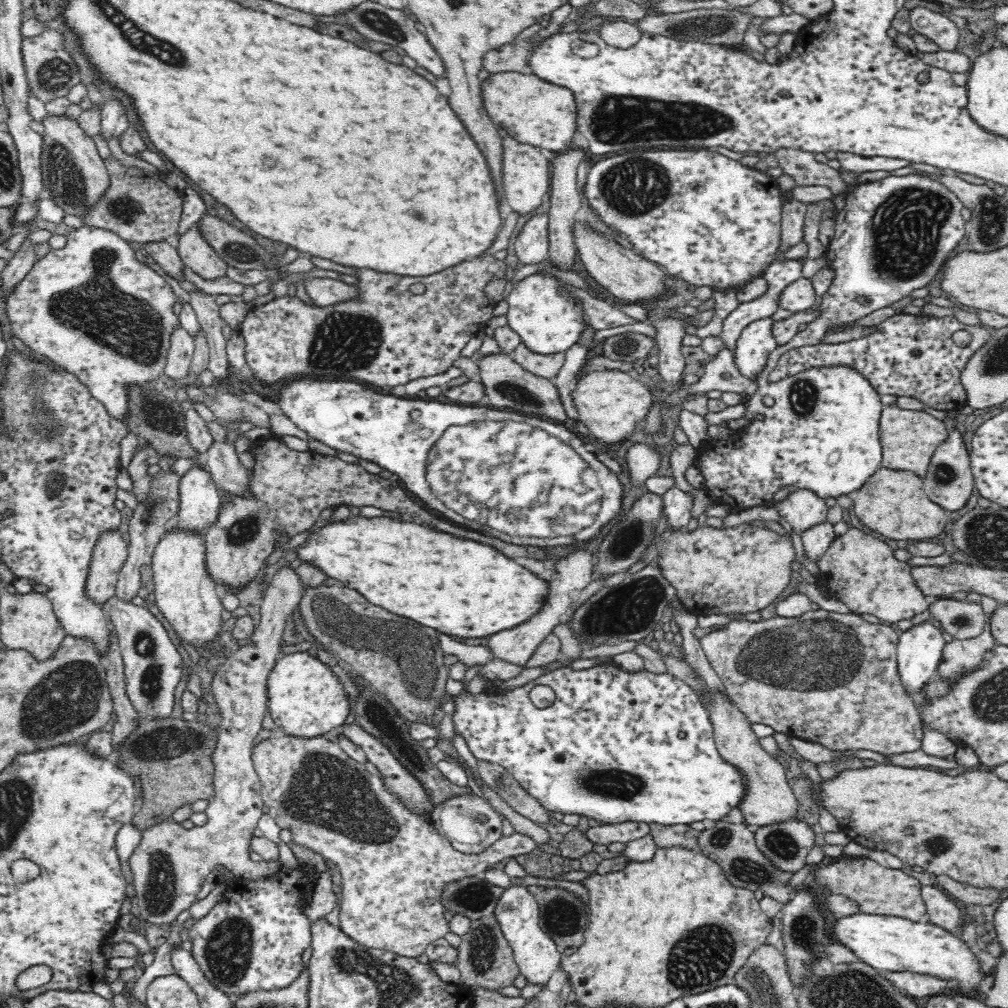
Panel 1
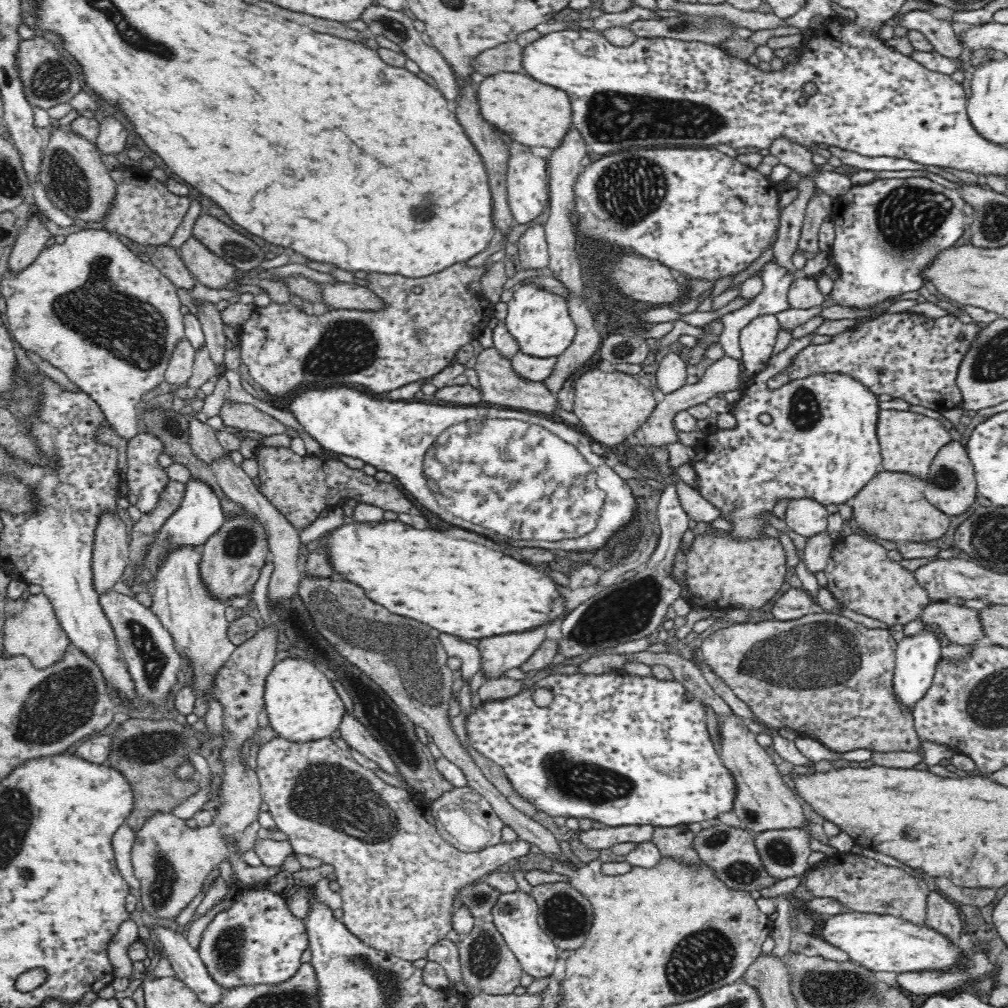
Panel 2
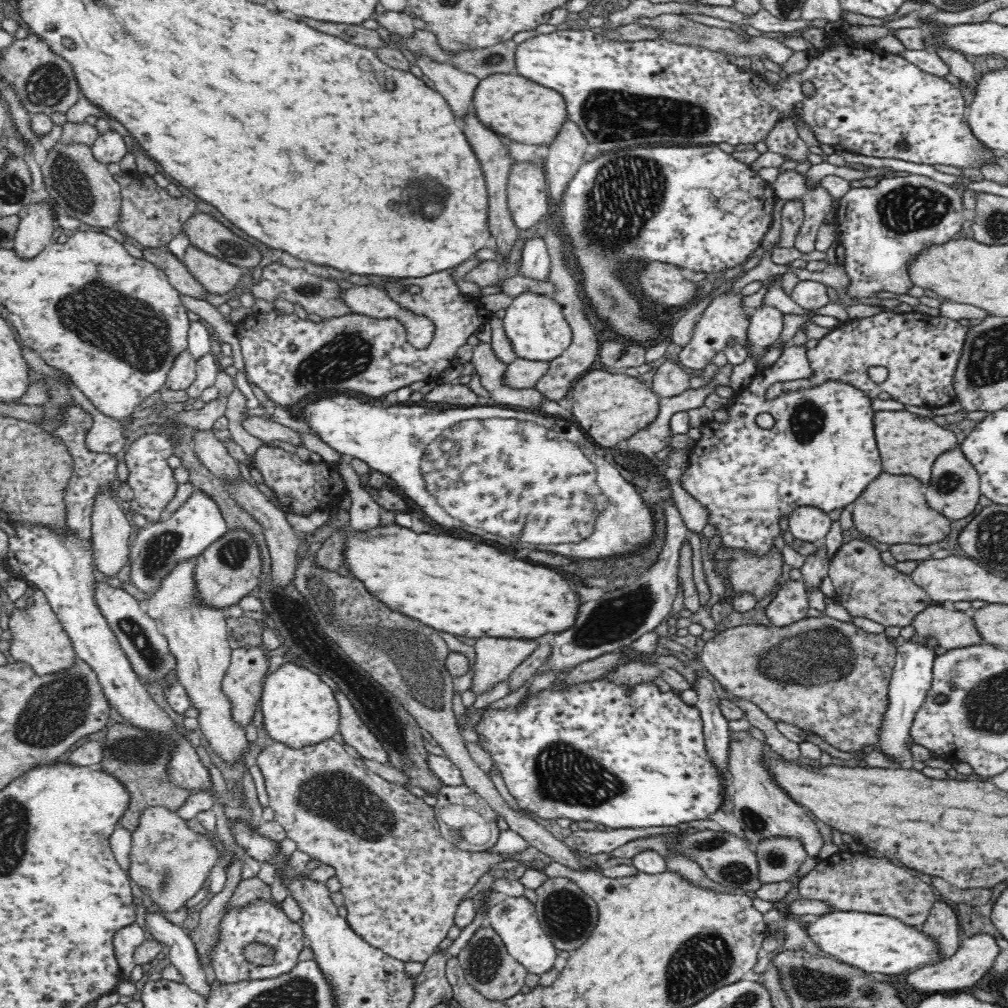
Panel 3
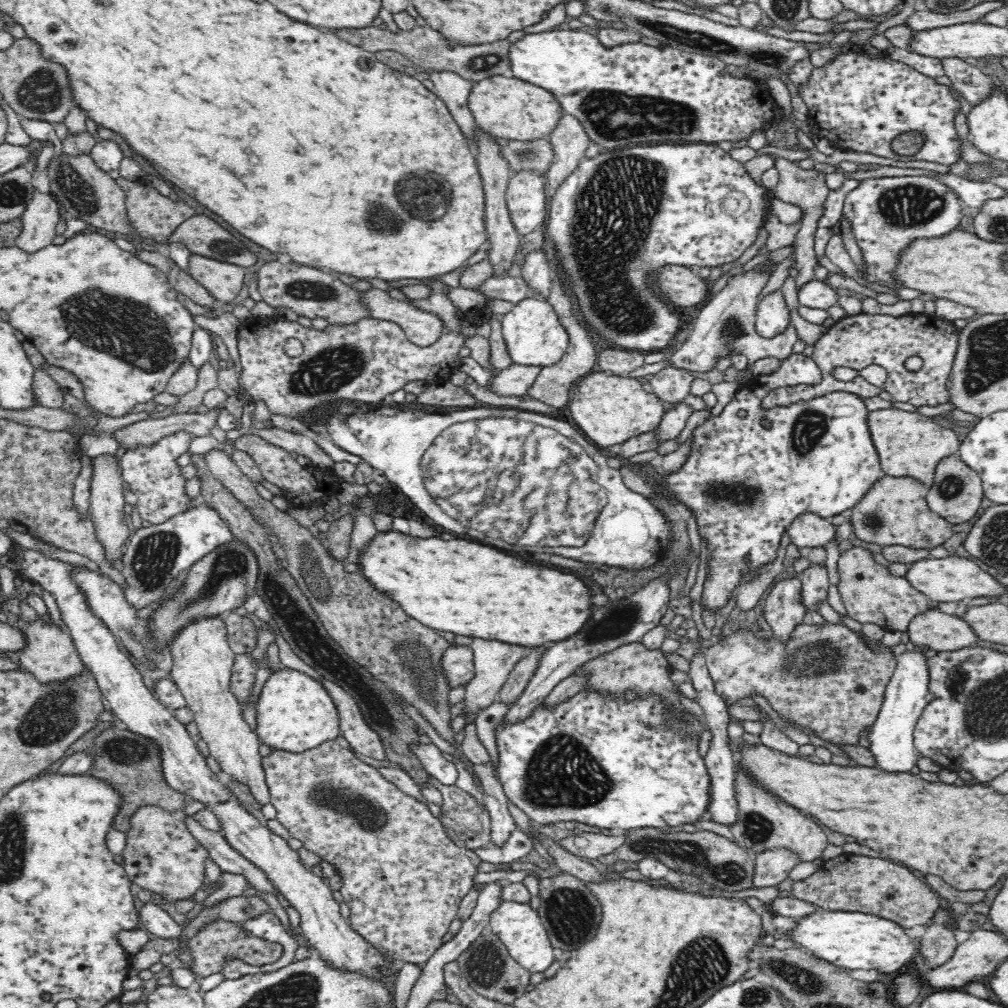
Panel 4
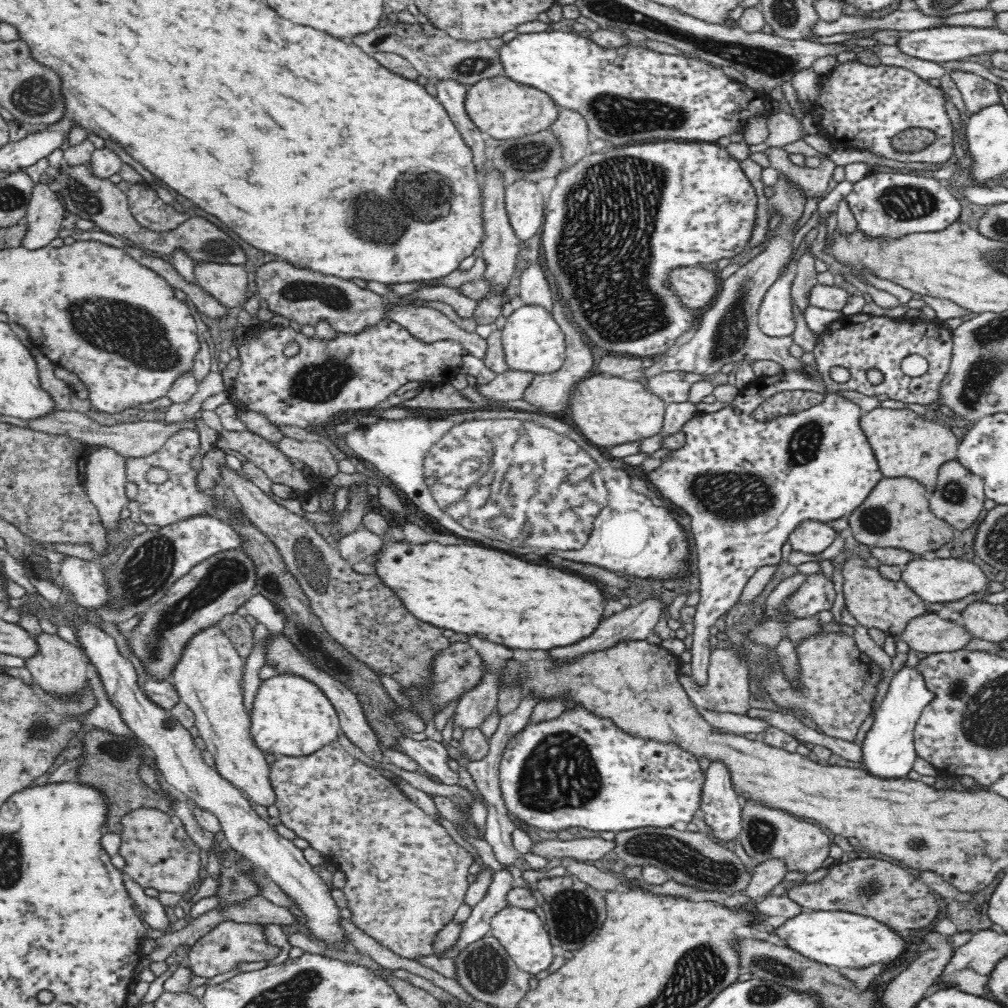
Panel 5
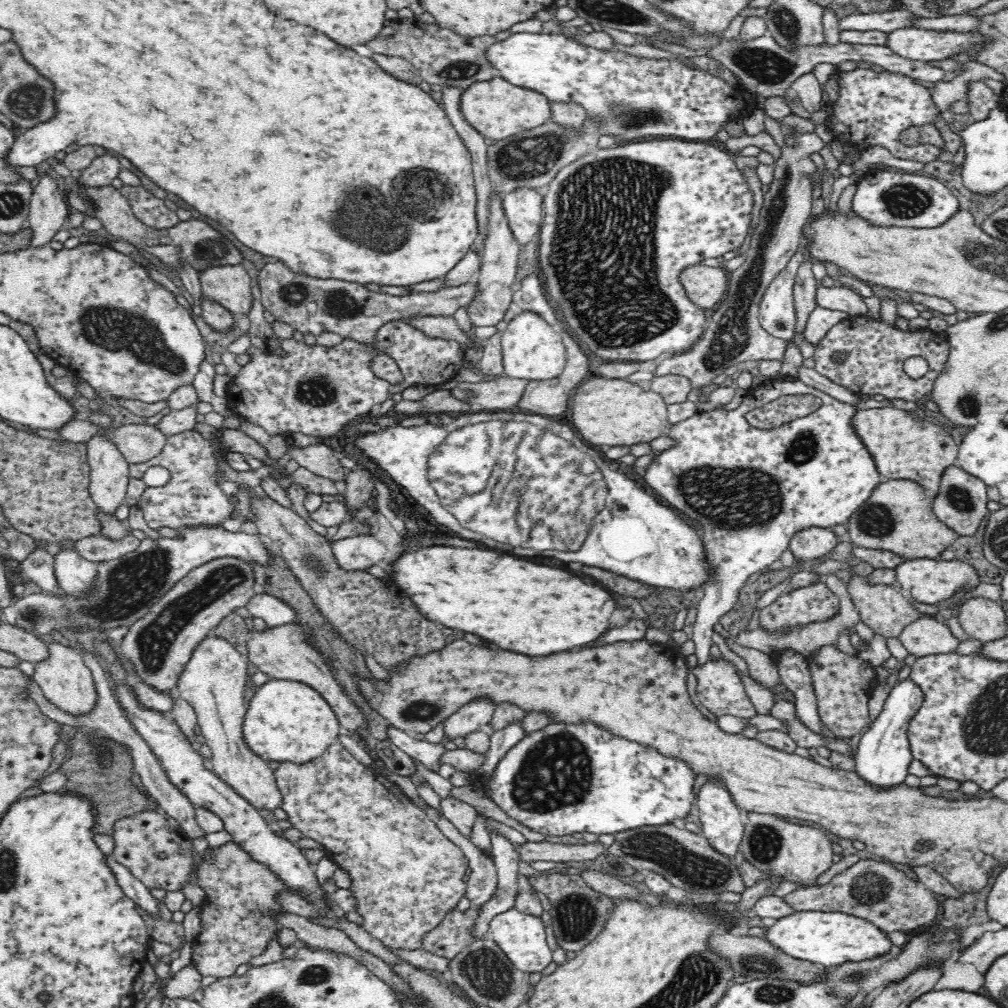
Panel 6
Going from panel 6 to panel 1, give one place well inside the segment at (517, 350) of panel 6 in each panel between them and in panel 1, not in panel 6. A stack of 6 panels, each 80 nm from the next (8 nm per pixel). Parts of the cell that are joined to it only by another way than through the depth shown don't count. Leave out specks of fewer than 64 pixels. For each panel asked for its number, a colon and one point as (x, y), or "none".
1: (549, 319)
2: (540, 321)
3: (535, 323)
4: (533, 333)
5: (532, 340)

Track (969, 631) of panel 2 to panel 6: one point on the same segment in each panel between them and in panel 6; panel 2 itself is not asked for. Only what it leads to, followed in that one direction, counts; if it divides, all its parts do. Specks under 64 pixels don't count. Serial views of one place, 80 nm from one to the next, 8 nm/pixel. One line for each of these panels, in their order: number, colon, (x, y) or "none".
3: (953, 629)
4: (940, 631)
5: (929, 633)
6: (926, 636)

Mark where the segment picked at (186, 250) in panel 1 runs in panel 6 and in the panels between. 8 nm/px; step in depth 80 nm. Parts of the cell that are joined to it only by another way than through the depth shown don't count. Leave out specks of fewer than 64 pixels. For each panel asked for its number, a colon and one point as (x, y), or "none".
2: (207, 268)
3: (217, 277)
4: (223, 280)
5: (228, 283)
6: (229, 285)

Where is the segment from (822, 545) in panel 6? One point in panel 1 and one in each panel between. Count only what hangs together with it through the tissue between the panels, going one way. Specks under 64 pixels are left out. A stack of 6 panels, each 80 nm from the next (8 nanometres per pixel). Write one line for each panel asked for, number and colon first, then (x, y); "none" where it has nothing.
1: (802, 507)
2: (806, 516)
3: (809, 523)
4: (809, 529)
5: (811, 536)

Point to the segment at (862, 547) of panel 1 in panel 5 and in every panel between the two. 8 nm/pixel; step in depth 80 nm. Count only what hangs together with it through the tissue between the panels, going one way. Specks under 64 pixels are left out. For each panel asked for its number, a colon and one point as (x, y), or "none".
2: (860, 575)
3: (867, 586)
4: (870, 593)
5: (875, 602)

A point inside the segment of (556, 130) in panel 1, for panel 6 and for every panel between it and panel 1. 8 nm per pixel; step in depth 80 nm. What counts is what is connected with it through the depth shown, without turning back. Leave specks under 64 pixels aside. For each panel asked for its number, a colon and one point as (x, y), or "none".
2: (533, 114)
3: (511, 105)
4: (511, 108)
5: (501, 108)
6: (497, 109)

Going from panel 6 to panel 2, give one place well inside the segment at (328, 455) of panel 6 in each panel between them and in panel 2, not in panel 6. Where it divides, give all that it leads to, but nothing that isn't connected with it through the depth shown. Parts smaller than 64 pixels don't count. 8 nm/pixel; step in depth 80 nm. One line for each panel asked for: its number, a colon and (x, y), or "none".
2: (233, 414)
3: (261, 426)
4: (300, 443)
5: (314, 452)

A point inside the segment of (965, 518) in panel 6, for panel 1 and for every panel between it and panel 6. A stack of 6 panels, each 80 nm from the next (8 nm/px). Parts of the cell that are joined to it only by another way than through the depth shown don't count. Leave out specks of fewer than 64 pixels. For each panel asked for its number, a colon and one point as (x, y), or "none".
1: (949, 480)
2: (951, 487)
3: (954, 488)
4: (956, 491)
5: (958, 497)

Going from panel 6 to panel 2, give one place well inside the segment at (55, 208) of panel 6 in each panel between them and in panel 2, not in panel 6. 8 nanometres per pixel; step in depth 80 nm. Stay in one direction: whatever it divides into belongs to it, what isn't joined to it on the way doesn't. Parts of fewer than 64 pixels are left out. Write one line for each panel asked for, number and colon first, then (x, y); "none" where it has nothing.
2: (28, 245)
3: (33, 235)
4: (39, 221)
5: (45, 212)

